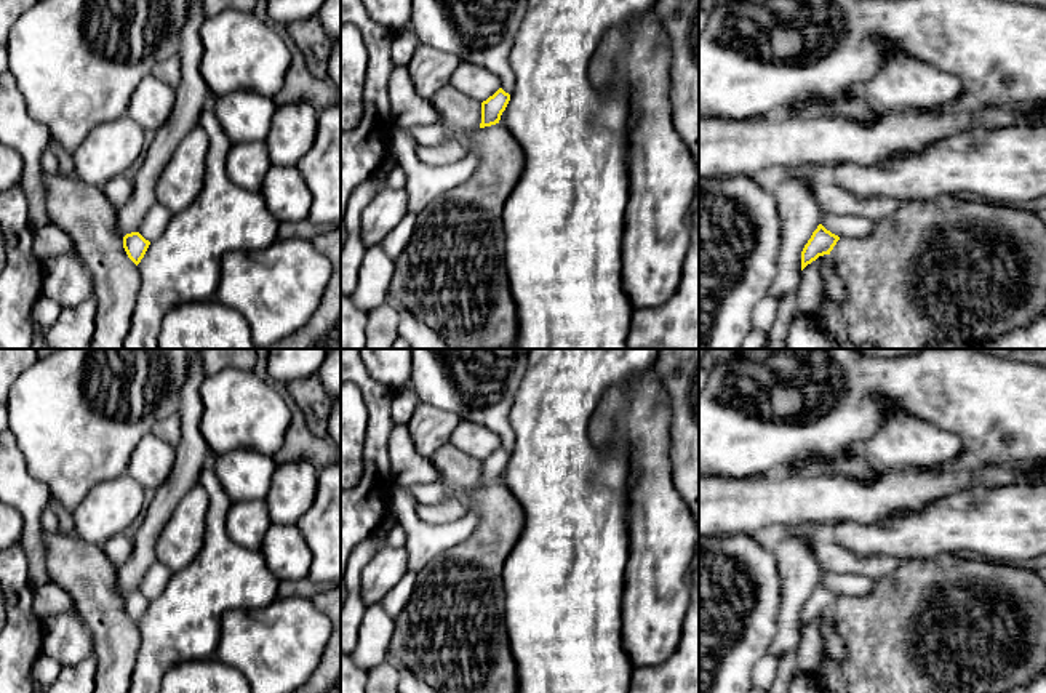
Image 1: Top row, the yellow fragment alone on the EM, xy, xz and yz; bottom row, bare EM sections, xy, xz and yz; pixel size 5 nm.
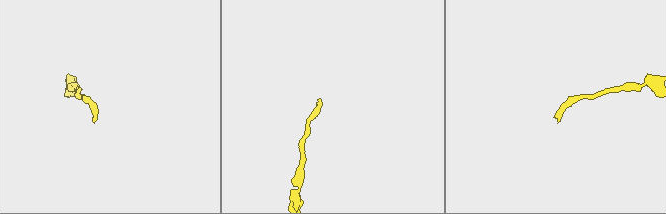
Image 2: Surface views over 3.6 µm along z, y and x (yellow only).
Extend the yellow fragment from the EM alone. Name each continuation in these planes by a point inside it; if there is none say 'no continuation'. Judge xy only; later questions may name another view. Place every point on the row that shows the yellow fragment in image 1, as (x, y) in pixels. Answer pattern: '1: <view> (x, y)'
no continuation

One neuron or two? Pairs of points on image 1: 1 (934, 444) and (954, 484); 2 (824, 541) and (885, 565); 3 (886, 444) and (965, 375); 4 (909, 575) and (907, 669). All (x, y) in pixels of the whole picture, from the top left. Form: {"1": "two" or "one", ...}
{"1": "two", "2": "one", "3": "two", "4": "one"}

